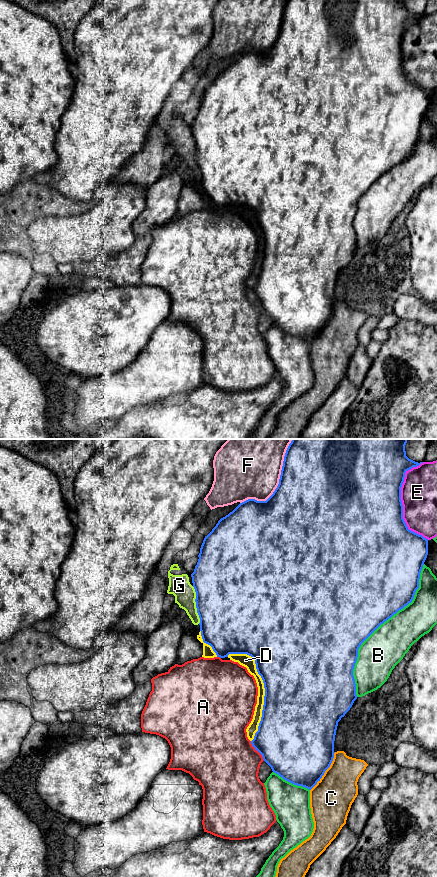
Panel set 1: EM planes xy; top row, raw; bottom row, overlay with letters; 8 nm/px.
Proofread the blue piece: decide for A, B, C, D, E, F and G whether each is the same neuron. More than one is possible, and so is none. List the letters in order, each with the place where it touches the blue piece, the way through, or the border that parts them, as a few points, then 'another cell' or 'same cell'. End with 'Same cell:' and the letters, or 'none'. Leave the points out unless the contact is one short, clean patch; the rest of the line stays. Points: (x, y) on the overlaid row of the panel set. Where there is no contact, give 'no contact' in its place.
A: meets blue in xy at (257, 750); another cell
B: meets blue in xy at (378, 626); another cell
C: meets blue in xy at (325, 770); another cell
D: meets blue in xy at (264, 687); another cell
E: meets blue in xy at (401, 503); another cell
F: meets blue in xy at (279, 482); another cell
G: meets blue in xy at (196, 605); another cell
Same cell: none

